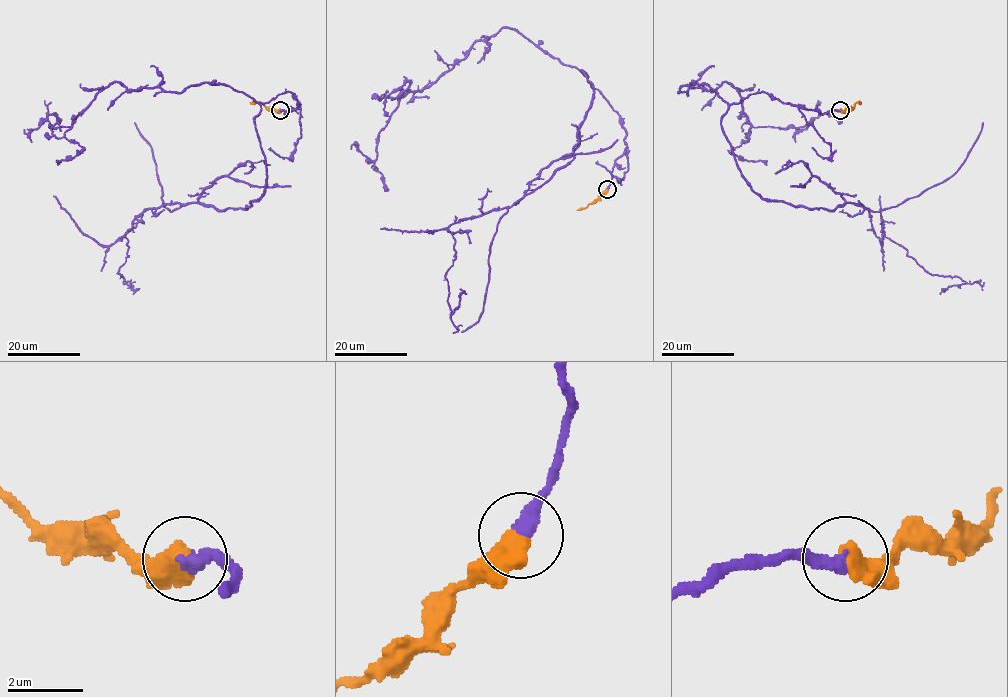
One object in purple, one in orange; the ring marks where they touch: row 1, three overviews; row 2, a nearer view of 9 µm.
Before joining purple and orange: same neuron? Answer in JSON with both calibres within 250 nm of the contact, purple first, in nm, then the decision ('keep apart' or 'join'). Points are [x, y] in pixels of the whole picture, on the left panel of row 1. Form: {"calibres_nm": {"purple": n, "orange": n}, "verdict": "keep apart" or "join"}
{"calibres_nm": {"purple": 360, "orange": 600}, "verdict": "join"}

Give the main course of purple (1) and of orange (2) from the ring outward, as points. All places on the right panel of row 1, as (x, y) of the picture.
1: (840, 110), (750, 94), (721, 126), (763, 199), (860, 204), (873, 233), (965, 282), (940, 294)
2: (840, 110), (861, 103)

